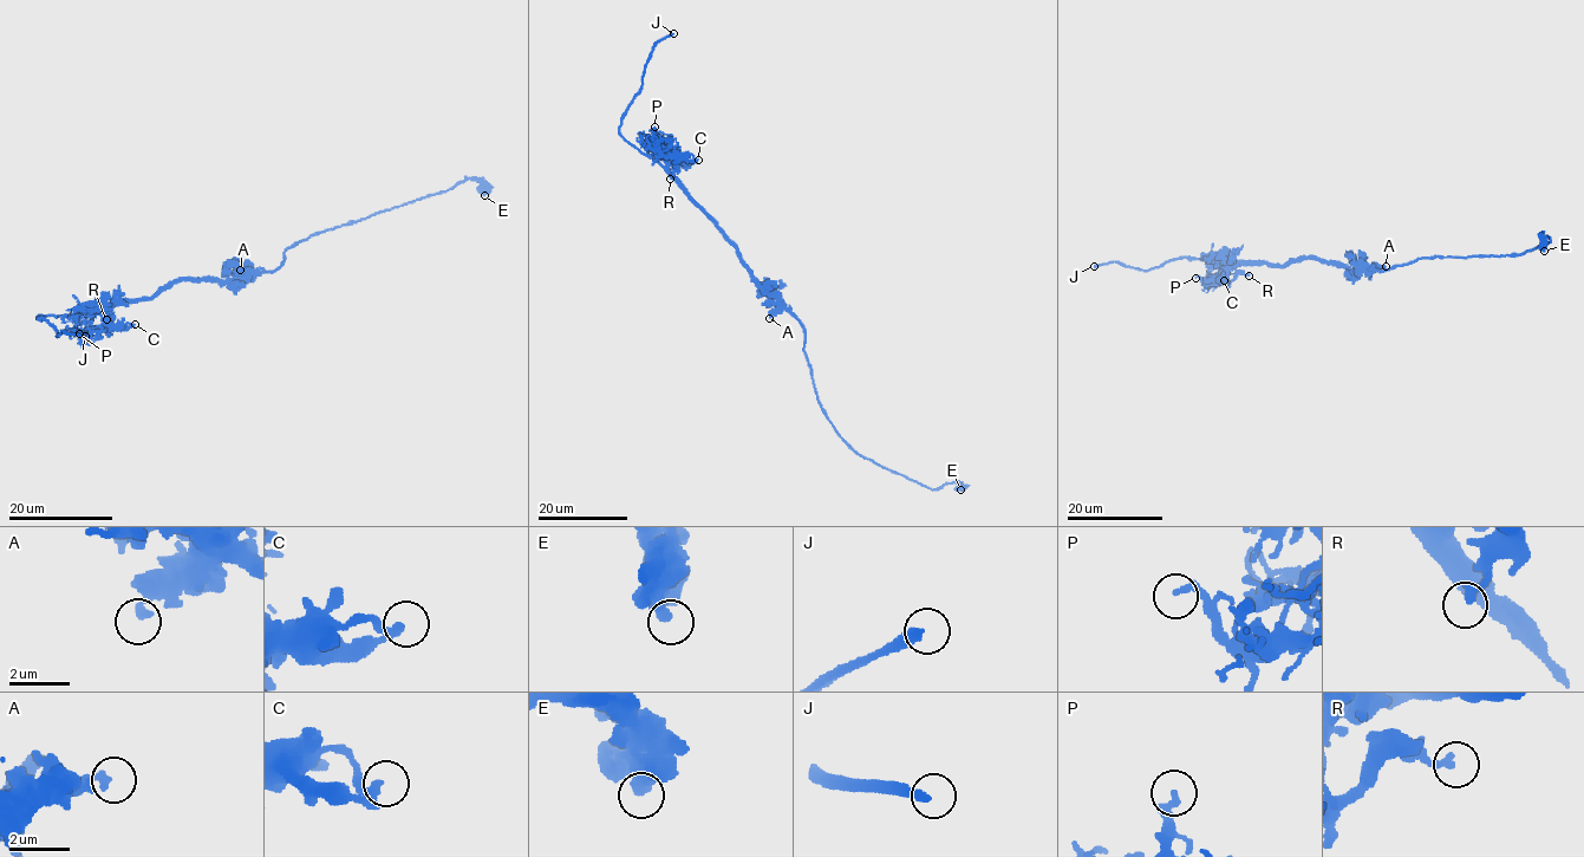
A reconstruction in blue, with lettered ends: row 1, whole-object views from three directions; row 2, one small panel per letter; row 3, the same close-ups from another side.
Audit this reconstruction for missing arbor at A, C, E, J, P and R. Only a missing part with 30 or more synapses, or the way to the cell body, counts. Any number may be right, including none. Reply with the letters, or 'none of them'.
J

